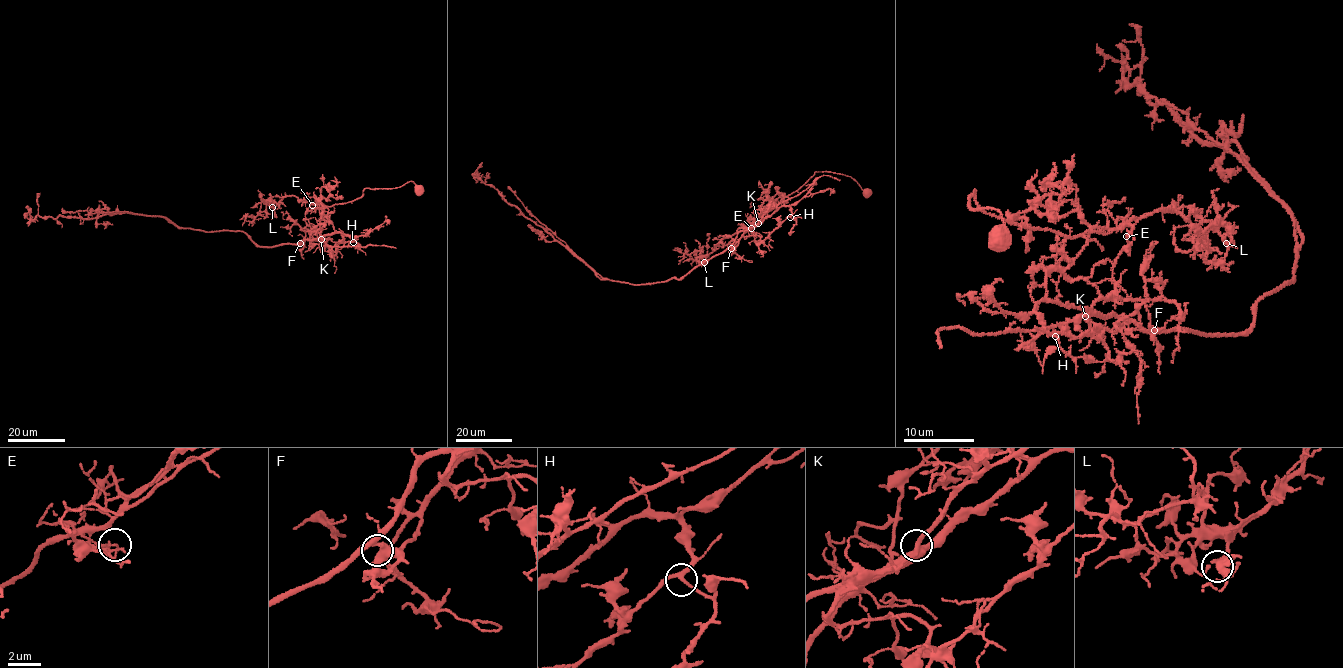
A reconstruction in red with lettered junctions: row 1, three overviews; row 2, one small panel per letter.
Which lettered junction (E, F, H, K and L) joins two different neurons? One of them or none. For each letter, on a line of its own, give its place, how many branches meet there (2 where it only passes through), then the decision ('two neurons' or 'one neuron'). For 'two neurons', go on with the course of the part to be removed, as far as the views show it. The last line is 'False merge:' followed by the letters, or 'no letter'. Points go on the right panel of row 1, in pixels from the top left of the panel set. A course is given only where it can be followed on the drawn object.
E: place (1126, 236); branches 3; two neurons; course (1126, 237), (1128, 223), (1067, 238), (1014, 225), (975, 190), (969, 210), (1003, 220), (994, 250)
F: place (1154, 330); branches 3; one neuron
H: place (1055, 336); branches 3; one neuron
K: place (1085, 316); branches 3; one neuron
L: place (1226, 243); branches 4; one neuron
False merge: E

